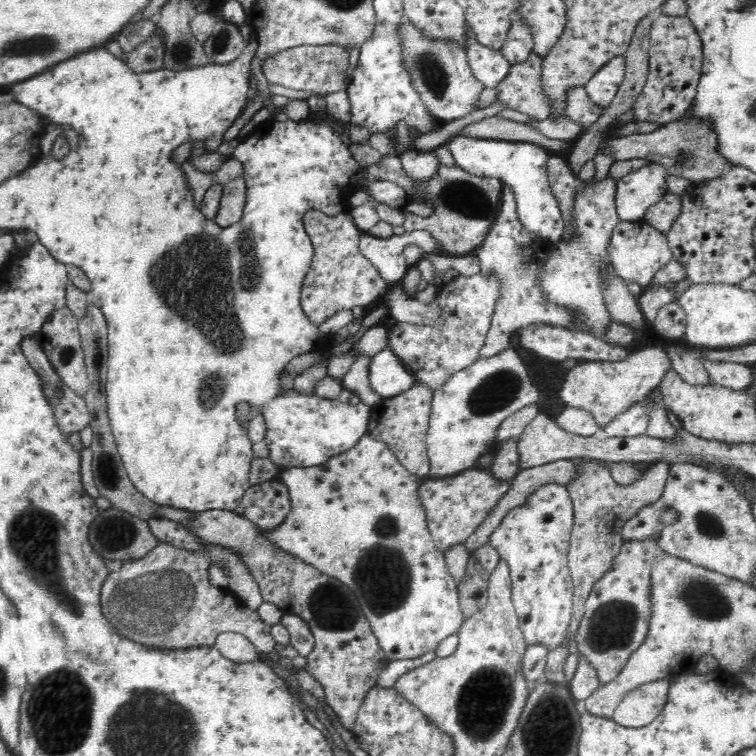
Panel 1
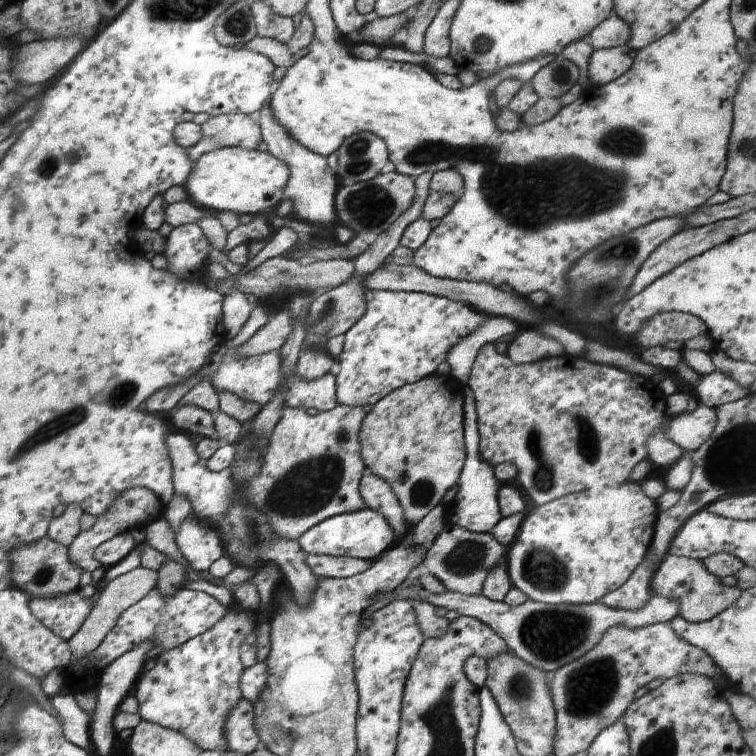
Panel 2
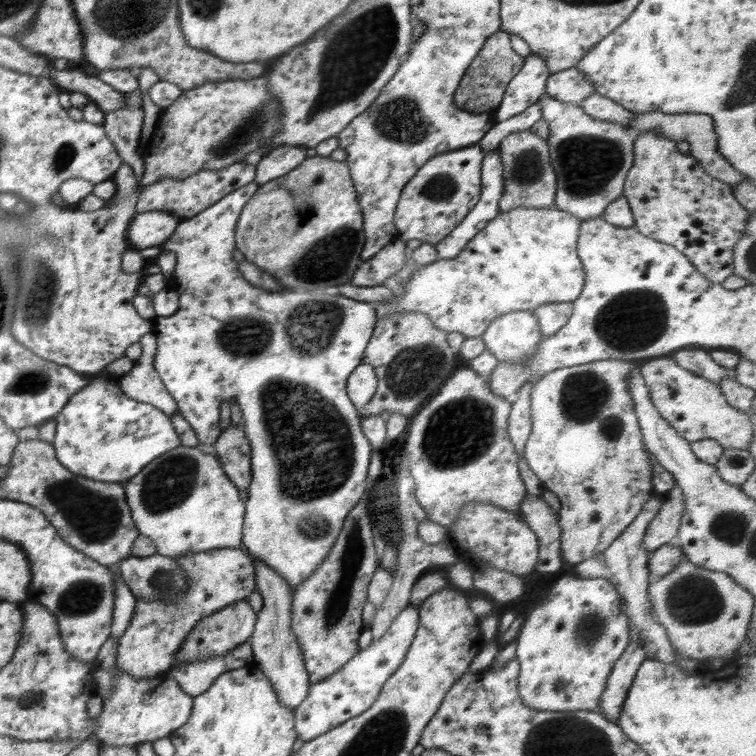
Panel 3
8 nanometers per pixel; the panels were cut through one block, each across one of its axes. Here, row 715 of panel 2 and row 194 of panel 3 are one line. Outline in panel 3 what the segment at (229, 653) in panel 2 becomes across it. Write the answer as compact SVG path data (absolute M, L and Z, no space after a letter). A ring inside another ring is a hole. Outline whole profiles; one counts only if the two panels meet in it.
M243 160L220 170L200 170L182 180L162 177L162 179L141 188L134 208L136 208L138 215L150 211L168 212L172 216L176 216L181 223L192 216L196 216L202 210L206 210L211 204L216 204L218 200L230 192L246 186L254 178L255 166L246 164Z

